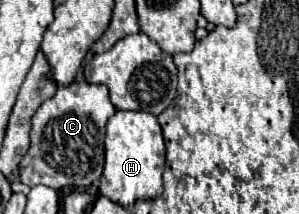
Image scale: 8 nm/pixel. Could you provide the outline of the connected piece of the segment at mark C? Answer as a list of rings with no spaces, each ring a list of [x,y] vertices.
[[[72,82],[70,86],[60,86],[52,98],[48,98],[32,118],[30,150],[20,162],[20,180],[24,184],[50,186],[82,186],[88,188],[92,182],[100,180],[104,164],[104,138],[106,122],[116,112],[108,98],[108,88],[104,84]]]

